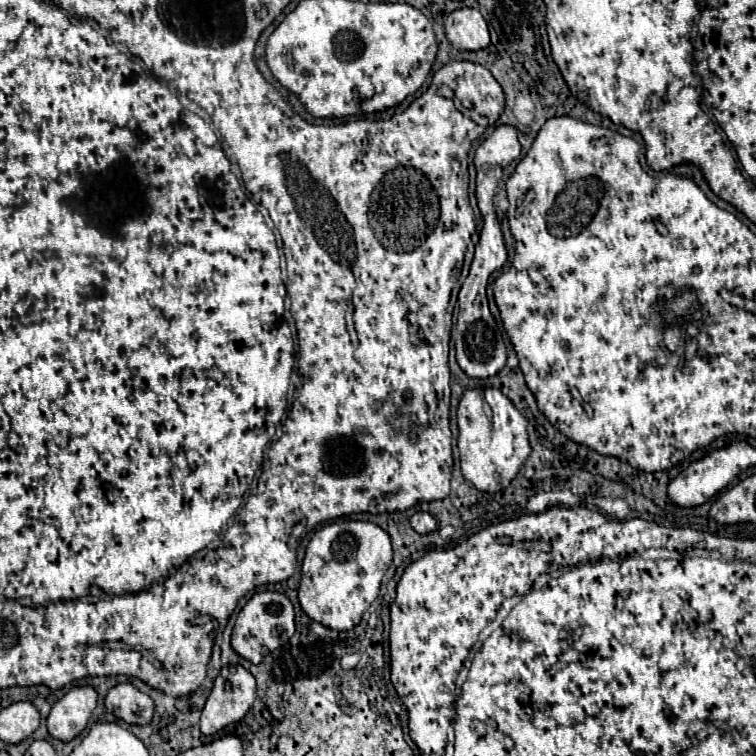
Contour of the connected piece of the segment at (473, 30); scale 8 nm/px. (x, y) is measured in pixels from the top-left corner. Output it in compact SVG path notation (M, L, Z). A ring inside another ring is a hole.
M463 7L445 19L445 35L459 51L477 51L489 45L489 27L477 9Z

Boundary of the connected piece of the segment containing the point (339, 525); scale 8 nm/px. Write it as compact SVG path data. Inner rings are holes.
M351 519L325 525L311 537L307 545L299 585L301 609L313 621L329 629L353 629L379 595L381 579L392 561L391 539L379 525Z

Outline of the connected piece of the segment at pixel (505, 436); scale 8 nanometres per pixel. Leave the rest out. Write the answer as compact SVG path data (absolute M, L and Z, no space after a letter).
M467 389L457 407L459 455L463 477L479 491L495 493L505 489L517 475L519 467L531 453L527 439L527 419L517 411L507 395L499 389Z

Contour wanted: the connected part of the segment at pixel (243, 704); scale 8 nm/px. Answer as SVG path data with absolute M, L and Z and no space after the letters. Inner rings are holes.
M227 665L217 675L201 711L201 731L213 735L225 725L241 721L255 701L255 677L241 665Z

